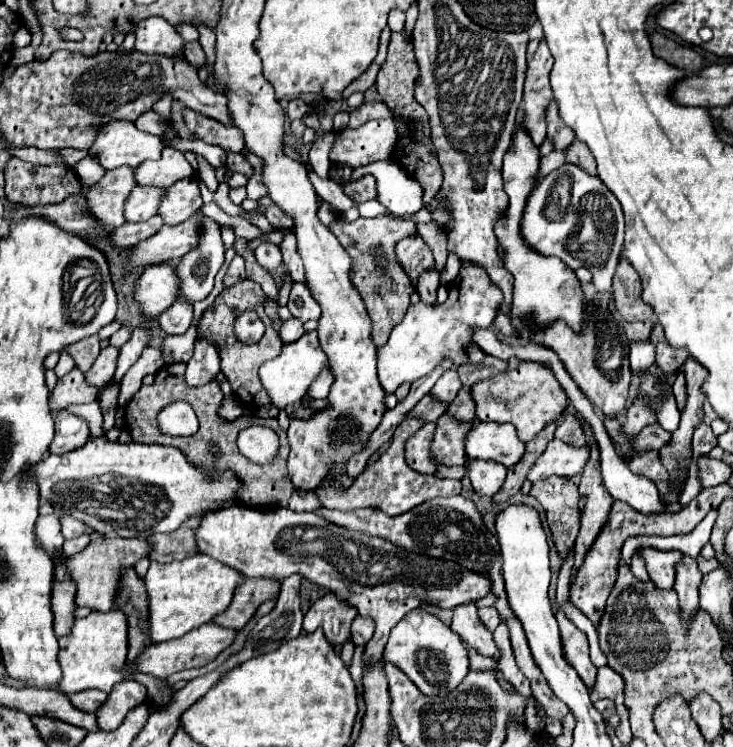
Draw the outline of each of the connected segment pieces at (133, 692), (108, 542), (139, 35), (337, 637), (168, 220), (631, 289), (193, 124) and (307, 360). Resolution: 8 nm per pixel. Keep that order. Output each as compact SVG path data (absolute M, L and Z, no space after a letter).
M126 679L122 683L118 683L112 689L112 693L108 695L108 701L96 711L98 727L104 731L116 729L118 725L122 725L128 711L138 707L140 703L144 703L146 697L148 697L148 691L138 681Z
M98 533L92 535L92 543L72 557L68 557L68 569L78 583L76 605L90 607L96 611L110 611L116 607L116 591L120 589L122 571L134 567L140 559L150 557L152 543L148 539L122 539L122 537L102 537Z
M148 17L136 23L136 51L146 55L174 55L182 53L182 37L162 17Z
M326 593L316 603L312 603L304 615L304 629L312 633L322 627L326 639L332 645L342 645L350 637L350 623L356 615L358 613L352 609L352 605L344 605L334 593Z
M188 177L176 181L172 187L166 189L158 215L162 215L166 225L178 225L186 221L192 213L196 213L202 205L204 203L200 197L200 179Z
M620 257L614 273L614 303L624 321L646 321L654 315L652 307L642 299L638 273L628 265L628 261L624 261L624 257Z
M184 109L184 121L198 139L202 139L210 145L218 145L226 151L236 151L236 153L240 153L244 149L242 133L234 125L224 125L224 123L204 117L202 113L196 113L192 109Z
M308 331L298 341L284 345L280 357L276 357L272 361L266 361L260 367L260 379L262 379L262 385L272 399L272 405L276 405L278 409L284 409L284 407L294 405L296 401L300 401L306 395L308 387L324 371L326 363L328 363L328 359L324 357L324 351L320 349L316 331Z

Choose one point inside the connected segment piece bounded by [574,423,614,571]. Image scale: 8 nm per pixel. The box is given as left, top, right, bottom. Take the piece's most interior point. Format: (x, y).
(598, 502)

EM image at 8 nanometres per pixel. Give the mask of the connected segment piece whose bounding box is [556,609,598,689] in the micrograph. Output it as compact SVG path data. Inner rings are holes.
M556 609L556 619L560 625L560 635L564 641L564 653L566 659L574 665L574 669L578 671L580 679L584 681L584 685L588 689L592 689L592 685L596 683L596 665L590 661L590 653L588 653L588 639L586 635L570 621L564 617L562 611Z

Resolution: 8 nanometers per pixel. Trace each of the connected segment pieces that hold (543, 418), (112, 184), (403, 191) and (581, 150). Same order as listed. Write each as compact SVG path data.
M522 361L516 369L508 369L492 379L476 383L472 387L472 397L476 401L476 417L480 421L512 423L522 441L534 439L546 425L556 423L568 405L566 391L554 377L552 369L536 361Z
M122 165L108 171L98 185L86 191L90 213L104 223L104 233L112 233L124 223L124 201L132 187L136 187L134 167Z
M378 161L353 170L351 180L357 179L357 172L372 173L376 183L386 183L388 189L378 195L378 201L384 203L396 215L414 214L422 209L422 189L412 181L404 169L400 169L394 161Z
M574 139L572 145L566 149L566 161L582 167L584 171L588 171L592 175L596 175L594 157L592 157L592 153L588 153L588 147L582 141L578 141L578 139Z

